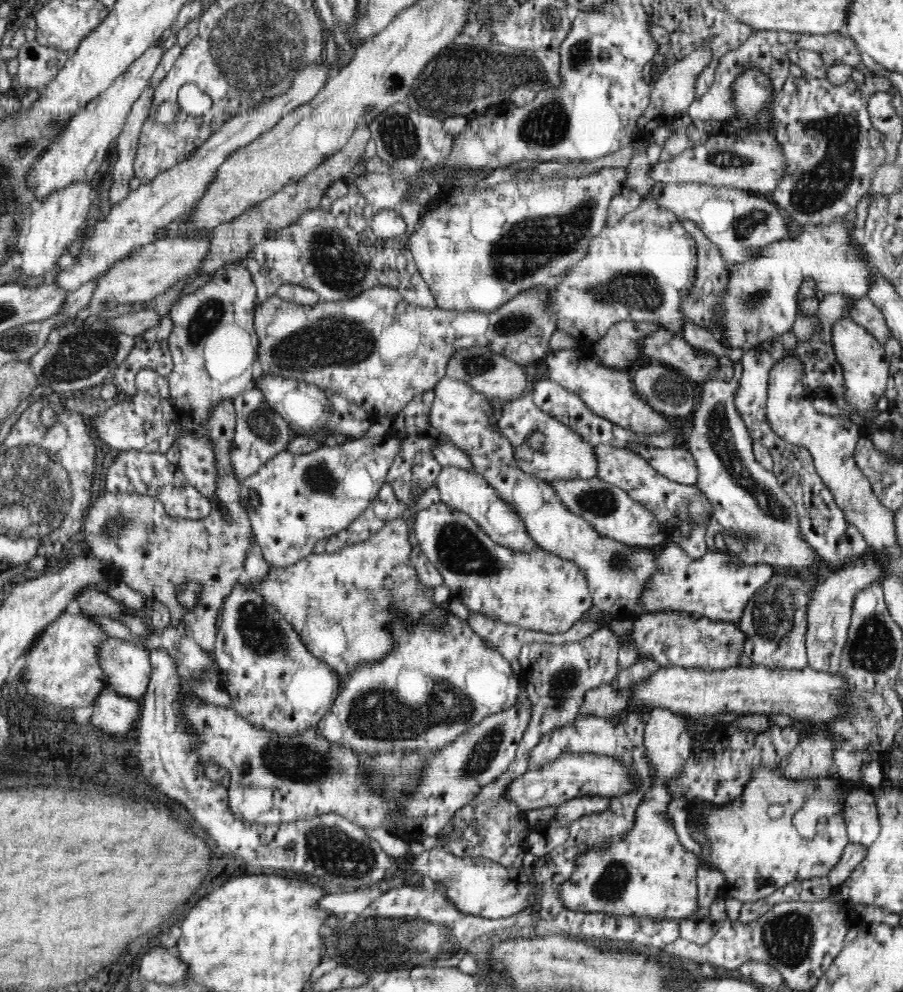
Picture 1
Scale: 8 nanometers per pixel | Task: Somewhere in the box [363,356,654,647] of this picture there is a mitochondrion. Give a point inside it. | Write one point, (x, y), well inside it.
(459, 549)

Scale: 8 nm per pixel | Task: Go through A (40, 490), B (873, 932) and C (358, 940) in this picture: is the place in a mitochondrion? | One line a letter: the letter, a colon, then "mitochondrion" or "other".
A: mitochondrion
B: other
C: mitochondrion

